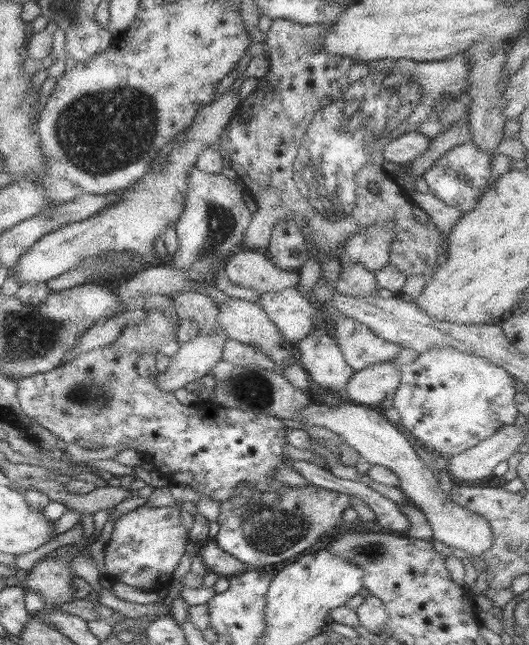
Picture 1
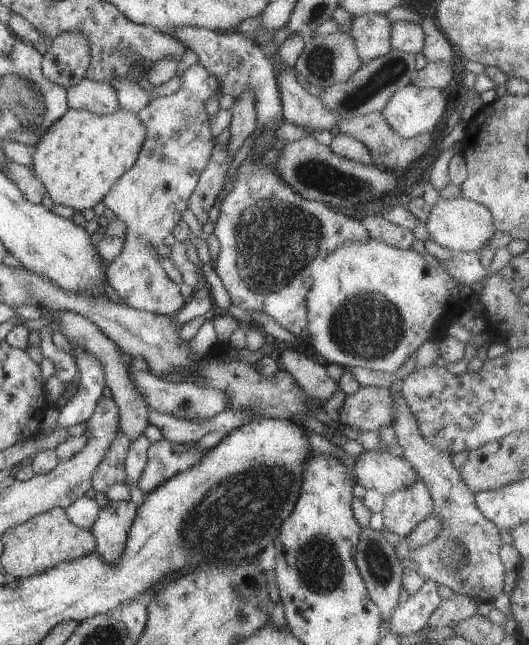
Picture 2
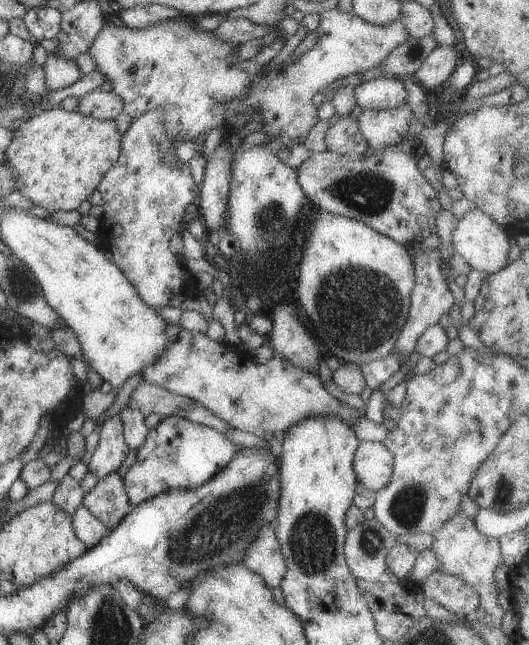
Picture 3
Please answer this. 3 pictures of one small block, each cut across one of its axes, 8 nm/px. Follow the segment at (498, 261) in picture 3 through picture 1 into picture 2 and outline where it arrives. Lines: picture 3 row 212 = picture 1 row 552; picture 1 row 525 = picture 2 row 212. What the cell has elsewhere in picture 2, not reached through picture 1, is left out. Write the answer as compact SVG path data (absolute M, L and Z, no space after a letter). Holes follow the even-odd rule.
M461 197L440 198L431 207L426 230L430 239L436 244L463 253L471 251L479 253L484 244L495 234L493 220L487 208L473 201L464 201Z

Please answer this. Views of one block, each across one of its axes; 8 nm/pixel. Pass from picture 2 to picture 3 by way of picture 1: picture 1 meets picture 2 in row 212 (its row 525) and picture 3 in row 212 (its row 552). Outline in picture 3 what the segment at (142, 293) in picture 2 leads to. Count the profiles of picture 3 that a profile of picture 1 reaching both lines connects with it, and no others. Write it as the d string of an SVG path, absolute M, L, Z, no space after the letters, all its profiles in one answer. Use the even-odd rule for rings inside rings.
M165 106L145 112L132 121L126 132L122 134L121 151L116 164L106 172L97 186L102 194L105 210L103 217L100 218L102 230L99 232L104 234L117 267L136 287L137 295L140 295L146 305L154 308L166 306L176 293L184 293L185 296L192 297L197 290L196 276L179 263L177 254L170 249L170 239L176 232L182 231L184 210L192 202L198 201L200 184L196 184L192 179L188 162L181 164L176 160L175 148L179 144L165 131L166 122L163 120ZM168 159L175 162L172 167L161 162Z

